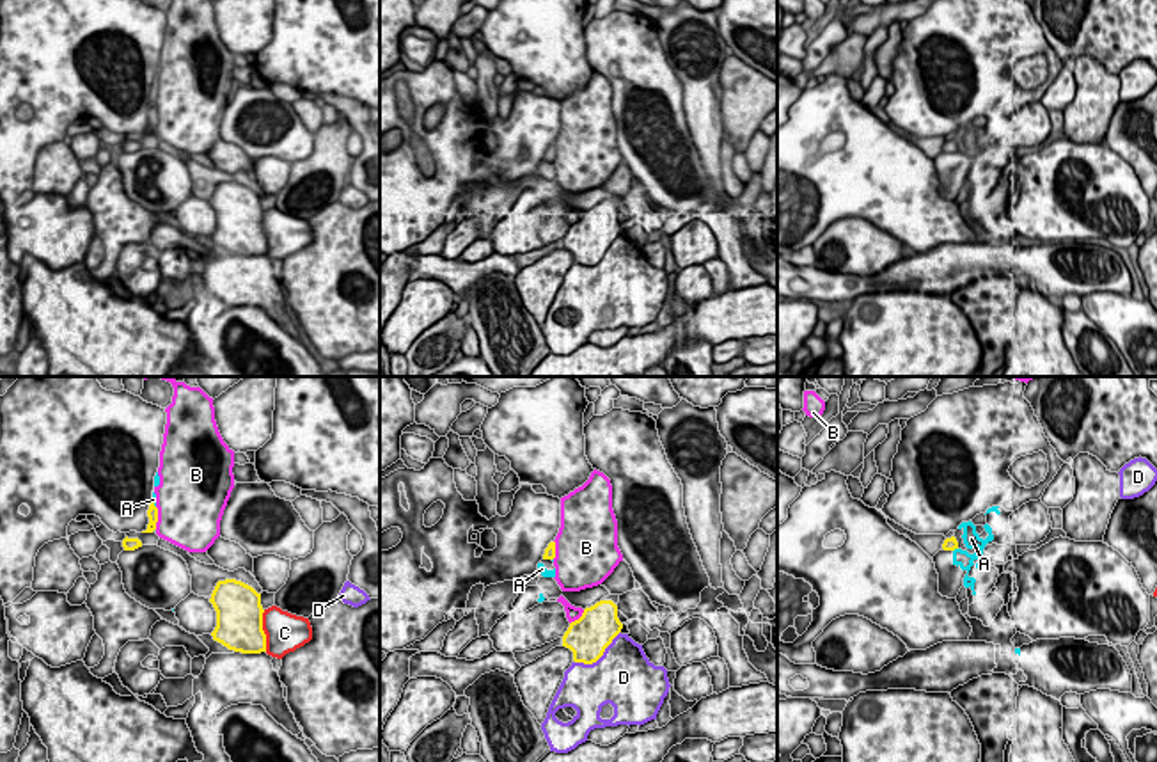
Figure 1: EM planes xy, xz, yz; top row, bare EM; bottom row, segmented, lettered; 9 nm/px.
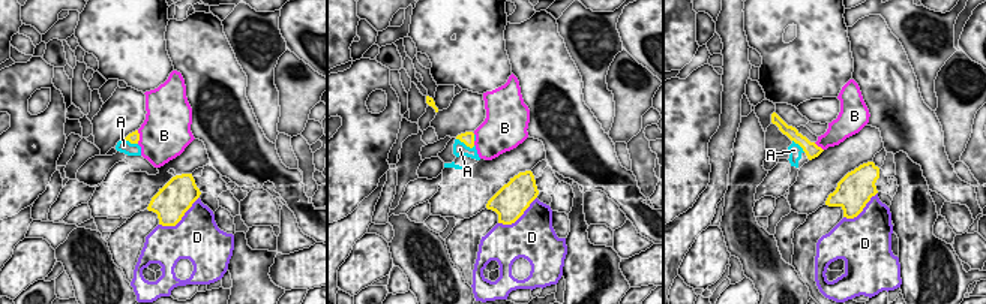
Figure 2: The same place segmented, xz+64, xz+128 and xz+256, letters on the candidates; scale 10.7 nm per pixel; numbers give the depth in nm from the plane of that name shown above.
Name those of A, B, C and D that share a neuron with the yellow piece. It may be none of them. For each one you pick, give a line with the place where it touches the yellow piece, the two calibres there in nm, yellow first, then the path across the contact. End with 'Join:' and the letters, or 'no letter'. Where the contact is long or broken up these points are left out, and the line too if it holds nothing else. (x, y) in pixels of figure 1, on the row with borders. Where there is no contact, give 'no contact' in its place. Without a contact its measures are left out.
Join: no letter

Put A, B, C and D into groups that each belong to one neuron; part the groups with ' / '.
A / B / C / D

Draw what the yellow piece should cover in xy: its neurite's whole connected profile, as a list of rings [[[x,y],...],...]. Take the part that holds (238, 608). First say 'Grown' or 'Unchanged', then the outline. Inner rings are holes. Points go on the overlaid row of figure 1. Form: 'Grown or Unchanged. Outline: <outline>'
Unchanged. Outline: [[[225,579],[216,583],[209,602],[216,611],[215,641],[241,654],[266,652],[261,593],[241,581]]]

